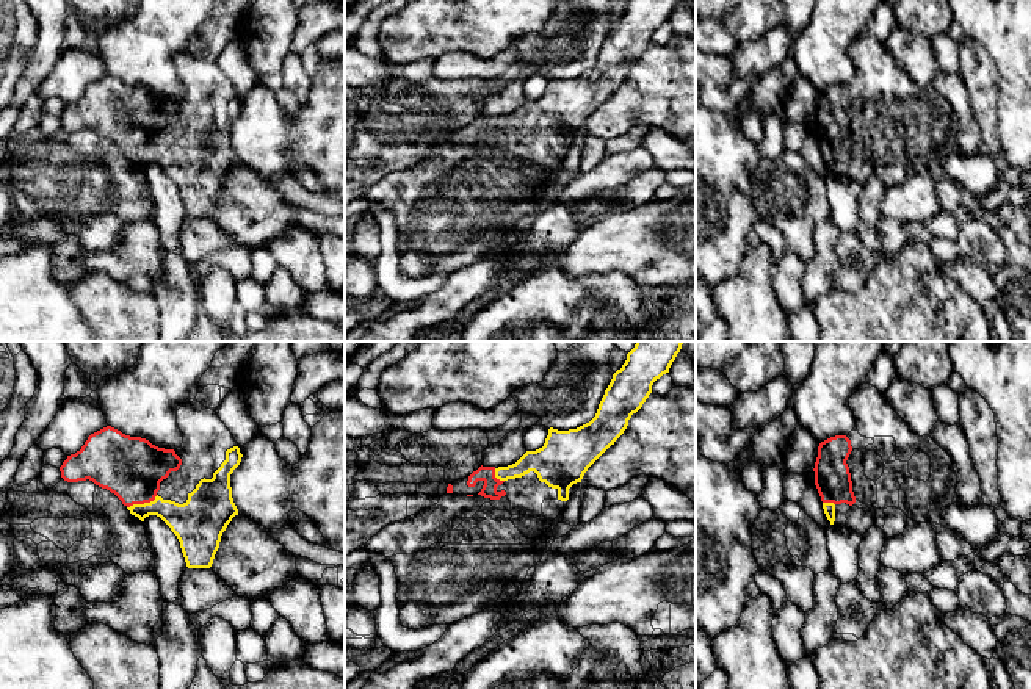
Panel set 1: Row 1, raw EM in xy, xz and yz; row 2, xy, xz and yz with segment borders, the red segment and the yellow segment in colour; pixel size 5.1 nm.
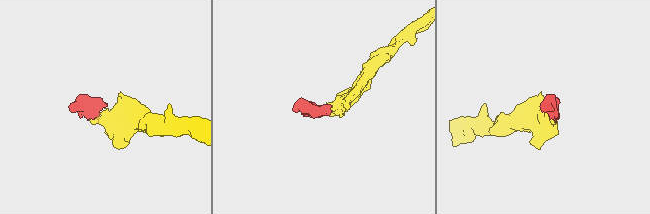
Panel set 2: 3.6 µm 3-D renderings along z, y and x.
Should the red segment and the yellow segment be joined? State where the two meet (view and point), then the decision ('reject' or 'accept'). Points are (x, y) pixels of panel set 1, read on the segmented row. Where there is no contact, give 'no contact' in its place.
meets red in xy at (141, 503); accept

